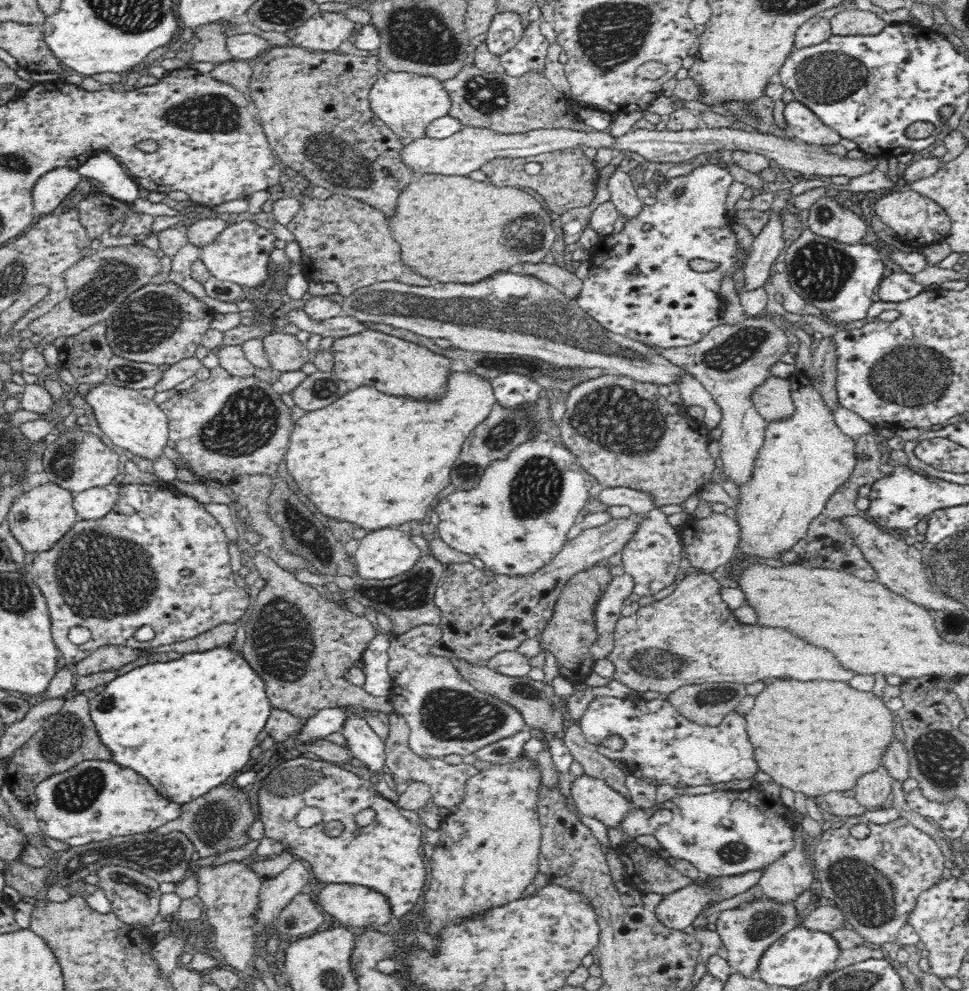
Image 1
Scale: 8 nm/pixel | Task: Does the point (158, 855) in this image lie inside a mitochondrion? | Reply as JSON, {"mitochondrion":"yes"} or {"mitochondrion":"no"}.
{"mitochondrion":"yes"}

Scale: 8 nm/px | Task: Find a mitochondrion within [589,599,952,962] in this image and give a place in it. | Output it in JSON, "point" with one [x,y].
{"point":[872,901]}

